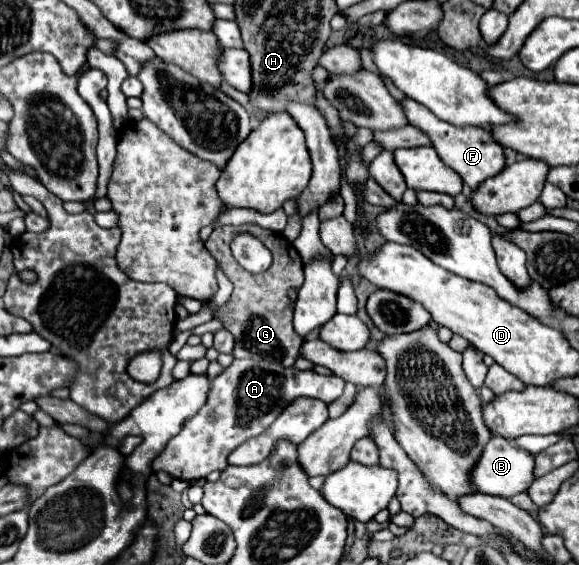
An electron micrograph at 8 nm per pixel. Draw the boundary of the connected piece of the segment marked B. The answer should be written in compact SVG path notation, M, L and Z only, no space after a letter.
M491 436L487 446L483 448L479 460L471 468L469 482L475 488L475 492L511 498L519 492L525 492L531 486L531 482L533 482L531 468L533 466L535 466L535 462L533 462L533 456L529 452L517 448L515 444L507 444L507 440L499 440L499 436Z

